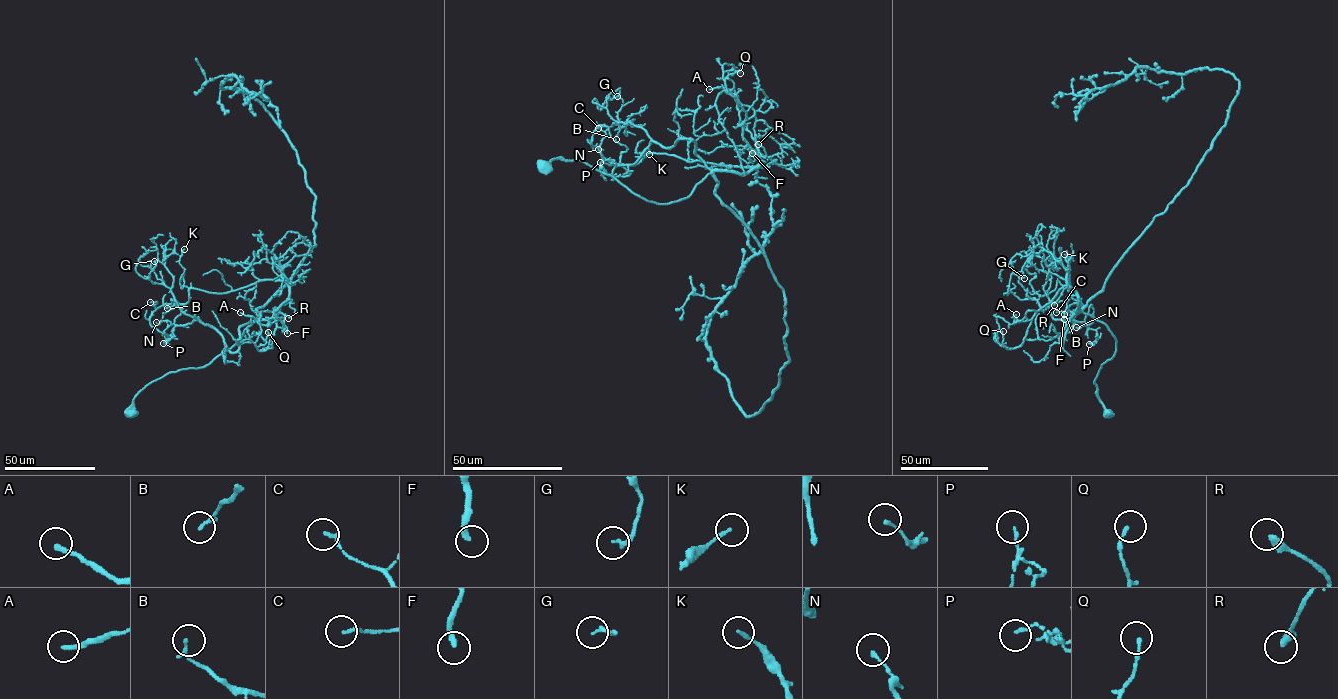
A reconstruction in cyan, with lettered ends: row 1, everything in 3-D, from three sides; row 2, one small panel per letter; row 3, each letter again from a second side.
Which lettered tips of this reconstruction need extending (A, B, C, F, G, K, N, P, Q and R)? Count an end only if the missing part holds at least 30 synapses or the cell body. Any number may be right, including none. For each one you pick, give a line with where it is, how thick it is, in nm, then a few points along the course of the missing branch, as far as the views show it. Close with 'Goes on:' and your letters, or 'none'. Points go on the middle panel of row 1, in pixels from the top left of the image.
F: (752, 153) | 240 nm | (752, 153), (762, 132), (773, 130)
Goes on: F

